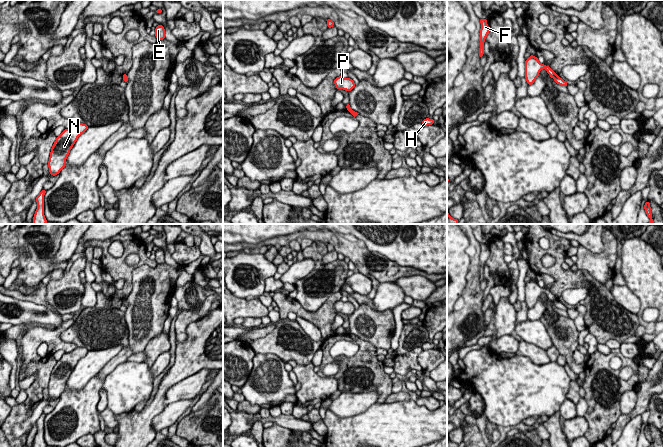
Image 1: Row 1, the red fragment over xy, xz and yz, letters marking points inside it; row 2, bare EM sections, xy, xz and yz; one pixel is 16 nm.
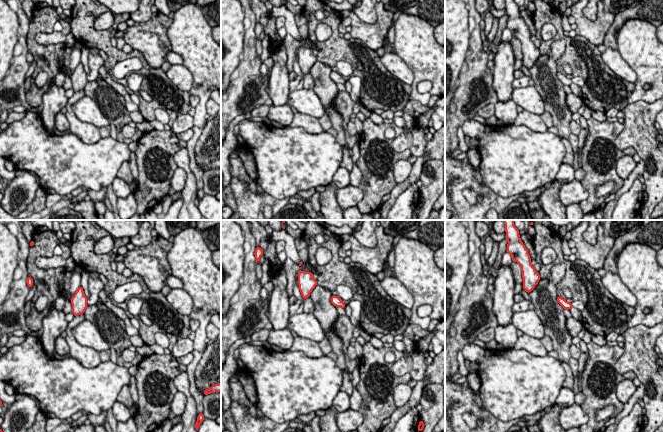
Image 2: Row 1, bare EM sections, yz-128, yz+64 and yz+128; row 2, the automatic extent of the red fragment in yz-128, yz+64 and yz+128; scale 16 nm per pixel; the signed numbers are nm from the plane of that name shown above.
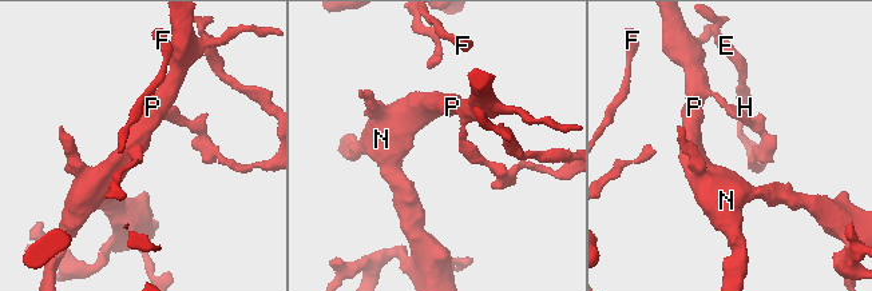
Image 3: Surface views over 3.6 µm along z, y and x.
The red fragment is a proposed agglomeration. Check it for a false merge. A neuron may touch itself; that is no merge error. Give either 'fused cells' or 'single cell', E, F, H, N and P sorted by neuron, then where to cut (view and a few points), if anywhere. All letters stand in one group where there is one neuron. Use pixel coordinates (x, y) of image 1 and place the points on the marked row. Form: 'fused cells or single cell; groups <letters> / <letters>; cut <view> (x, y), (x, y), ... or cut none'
fused cells; groups E F H / N P; cut yz (556, 75), (553, 77)

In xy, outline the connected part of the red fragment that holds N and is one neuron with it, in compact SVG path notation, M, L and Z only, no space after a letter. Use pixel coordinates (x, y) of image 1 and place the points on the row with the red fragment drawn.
M76 123L72 128L65 129L54 142L48 161L49 172L52 176L60 174L65 167L66 159L78 137L86 132L88 125Z

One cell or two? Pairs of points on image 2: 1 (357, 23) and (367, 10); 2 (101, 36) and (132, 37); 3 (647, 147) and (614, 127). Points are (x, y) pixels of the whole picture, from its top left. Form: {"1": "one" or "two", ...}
{"1": "two", "2": "two", "3": "two"}

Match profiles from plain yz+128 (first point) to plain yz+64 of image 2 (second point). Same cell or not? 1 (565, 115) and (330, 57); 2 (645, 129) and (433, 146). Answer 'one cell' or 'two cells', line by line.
1: two cells
2: two cells

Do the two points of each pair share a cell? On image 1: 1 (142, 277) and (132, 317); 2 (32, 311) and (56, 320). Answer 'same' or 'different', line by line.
1: same
2: same

